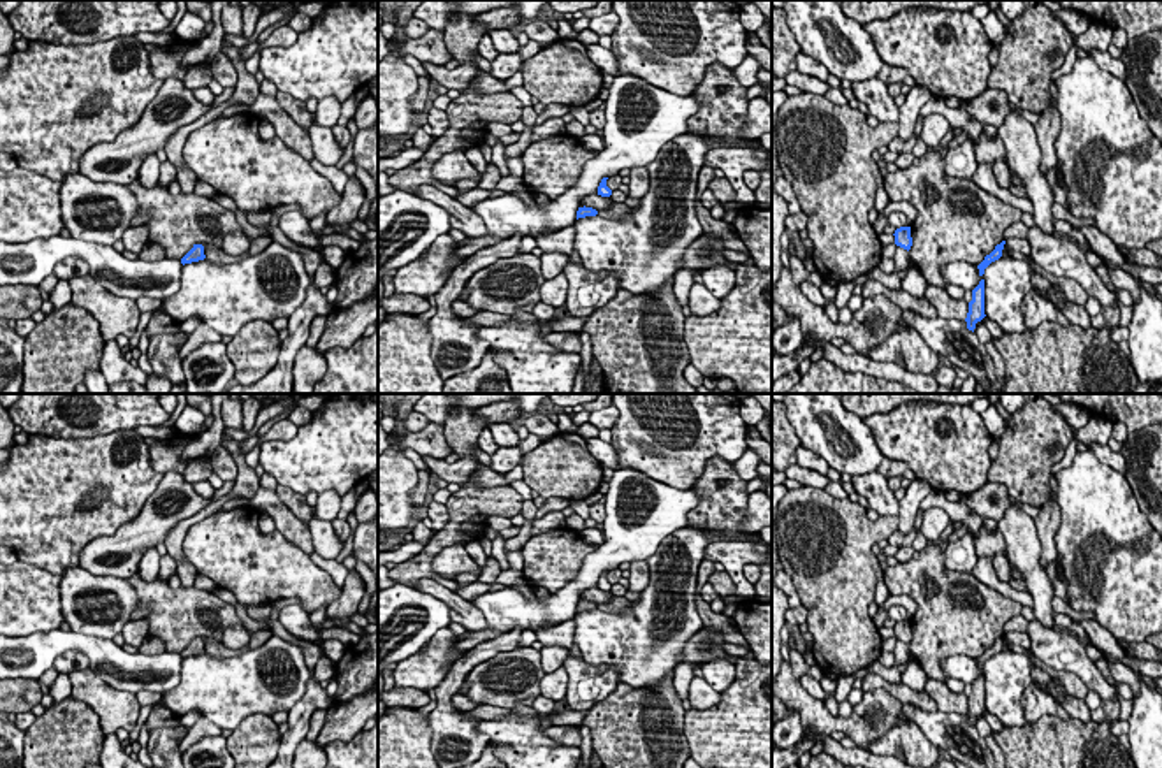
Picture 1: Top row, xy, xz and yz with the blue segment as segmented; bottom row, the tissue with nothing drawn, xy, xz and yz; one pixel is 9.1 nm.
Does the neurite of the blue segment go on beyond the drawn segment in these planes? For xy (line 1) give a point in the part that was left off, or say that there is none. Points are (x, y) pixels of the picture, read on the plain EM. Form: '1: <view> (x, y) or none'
1: none

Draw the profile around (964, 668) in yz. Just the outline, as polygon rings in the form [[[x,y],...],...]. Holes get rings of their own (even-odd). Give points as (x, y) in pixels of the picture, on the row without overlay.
[[[956,654],[940,661],[940,666],[948,678],[958,678],[963,684],[974,684],[983,670],[979,668],[977,659]]]

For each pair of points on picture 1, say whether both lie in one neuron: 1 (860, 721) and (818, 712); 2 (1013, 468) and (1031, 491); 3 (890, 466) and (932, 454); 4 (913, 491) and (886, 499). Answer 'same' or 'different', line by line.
1: same
2: same
3: different
4: different

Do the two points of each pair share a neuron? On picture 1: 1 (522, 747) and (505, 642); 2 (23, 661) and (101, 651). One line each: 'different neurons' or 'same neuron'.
1: different neurons
2: same neuron

